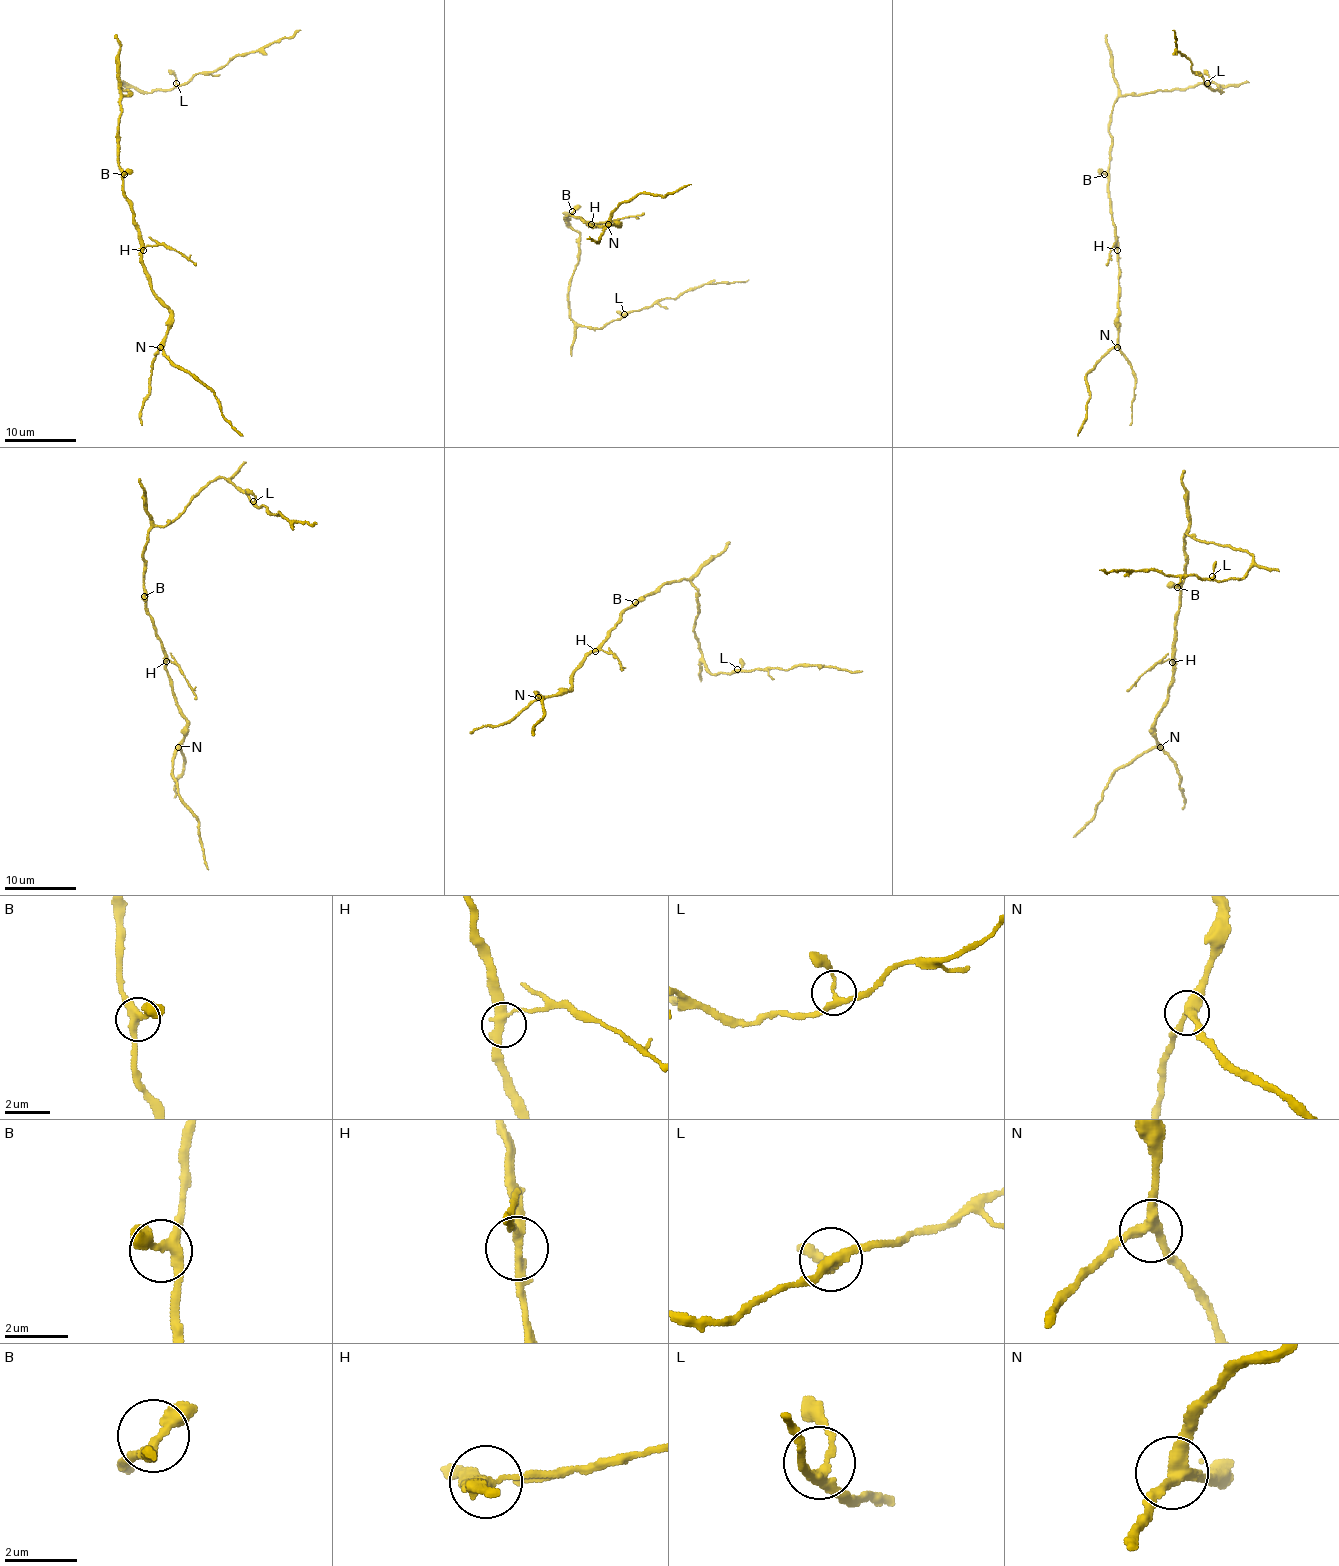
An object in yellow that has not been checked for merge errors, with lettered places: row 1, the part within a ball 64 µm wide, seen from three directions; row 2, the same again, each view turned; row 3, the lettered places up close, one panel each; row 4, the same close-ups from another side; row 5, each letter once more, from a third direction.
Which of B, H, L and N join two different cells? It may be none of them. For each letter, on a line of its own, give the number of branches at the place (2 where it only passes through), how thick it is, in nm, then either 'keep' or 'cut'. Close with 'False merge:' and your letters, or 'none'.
B: 3 | 320 nm | keep
H: 3 | 280 nm | cut
L: 3 | 240 nm | keep
N: 3 | 360 nm | keep
False merge: H

